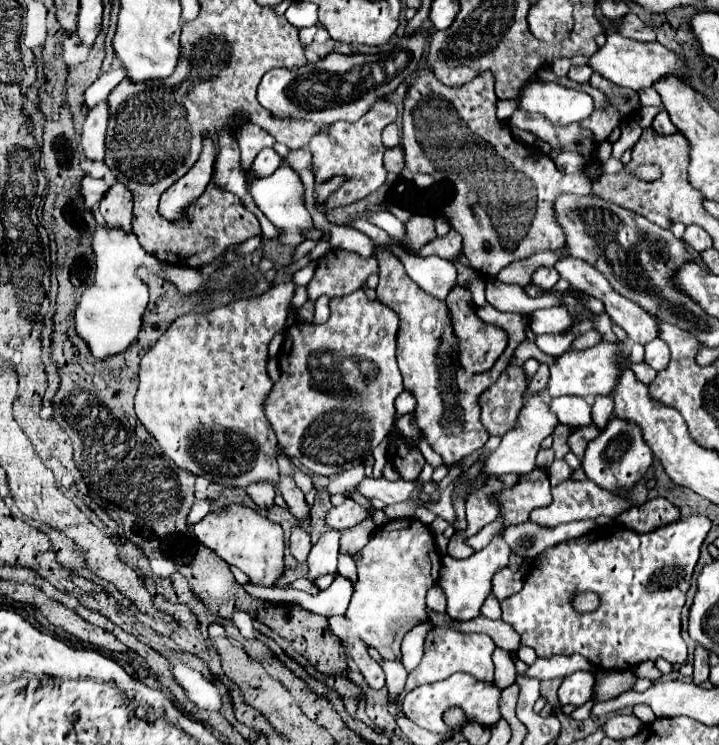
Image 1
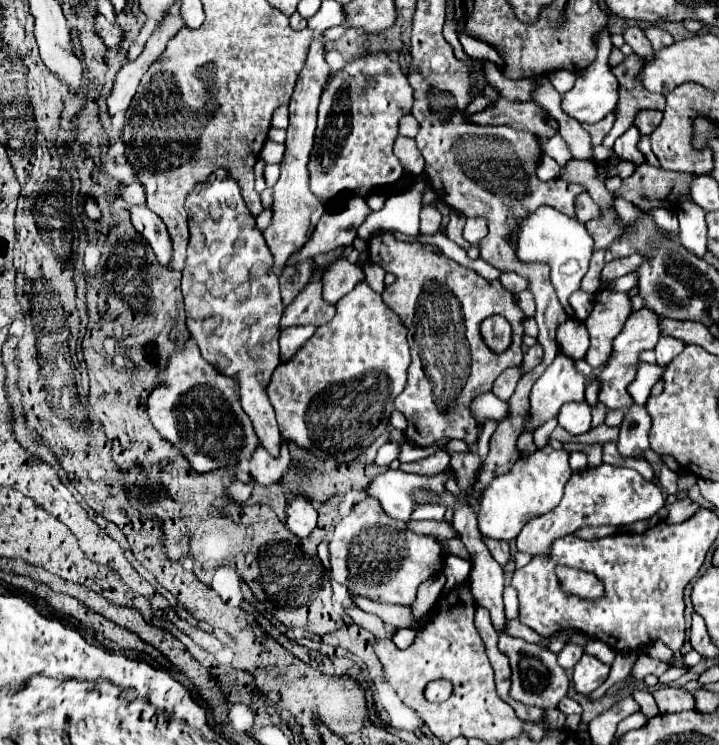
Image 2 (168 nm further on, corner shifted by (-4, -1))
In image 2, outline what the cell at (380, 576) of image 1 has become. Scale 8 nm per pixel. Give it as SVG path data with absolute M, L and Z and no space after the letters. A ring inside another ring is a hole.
M363 499L347 517L335 523L329 541L329 559L331 577L347 579L345 585L351 596L363 595L371 601L399 605L411 605L417 599L417 587L423 581L439 575L443 569L443 553L437 539L407 531L405 523L389 519L373 499ZM389 531L395 531L401 537Z

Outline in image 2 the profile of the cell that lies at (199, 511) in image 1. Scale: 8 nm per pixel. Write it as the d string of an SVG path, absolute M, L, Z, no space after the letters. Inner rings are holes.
M231 483L228 487L225 487L223 491L225 491L225 495L227 495L229 499L233 499L235 503L245 503L245 501L249 499L249 495L251 495L251 489L253 489L253 485Z

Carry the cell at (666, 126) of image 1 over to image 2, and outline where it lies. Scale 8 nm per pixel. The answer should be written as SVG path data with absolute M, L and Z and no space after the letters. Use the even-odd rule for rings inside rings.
M645 109L645 111L639 111L637 113L637 119L635 119L635 127L643 133L643 135L651 135L657 127L659 127L659 121L663 119L663 113L661 111L653 111L653 109Z

